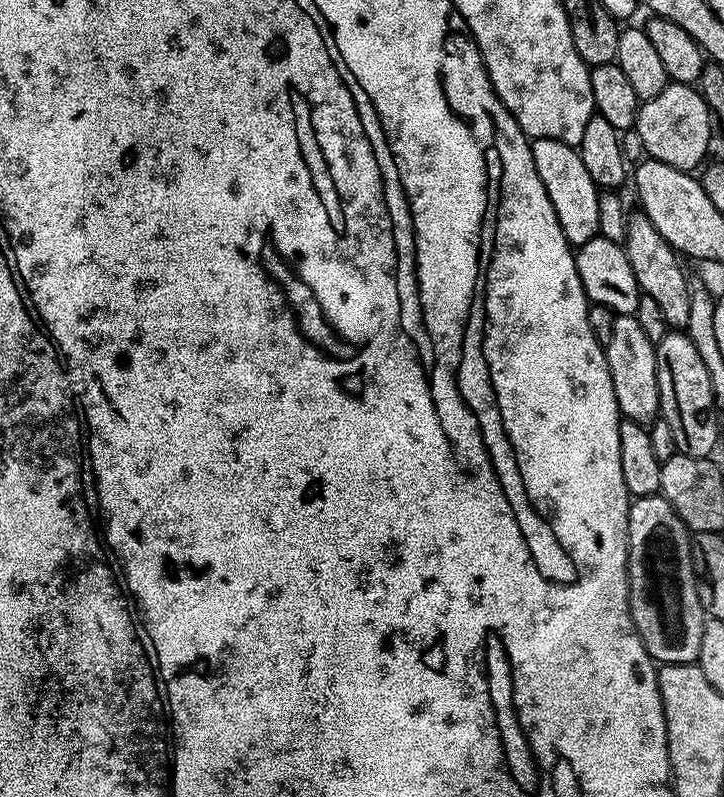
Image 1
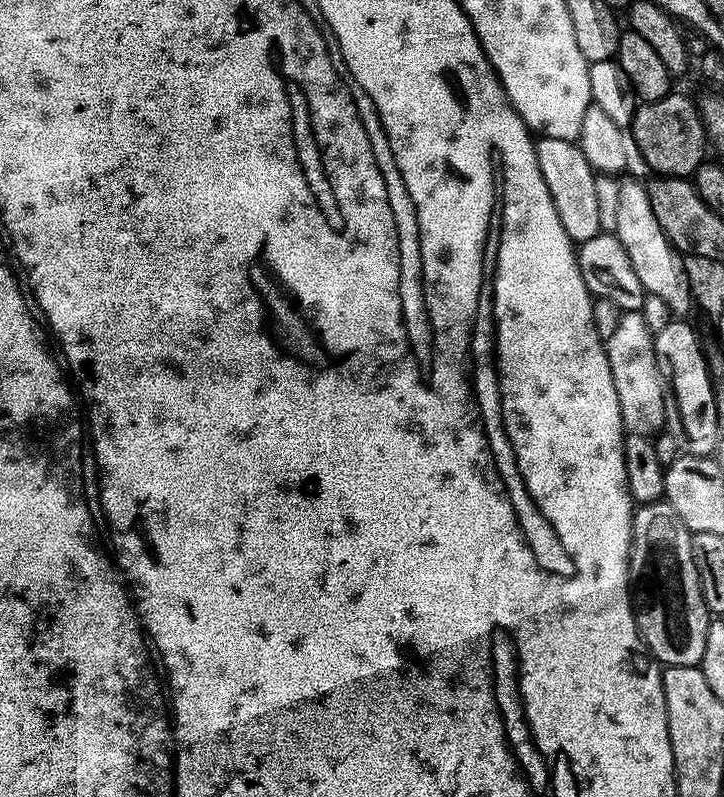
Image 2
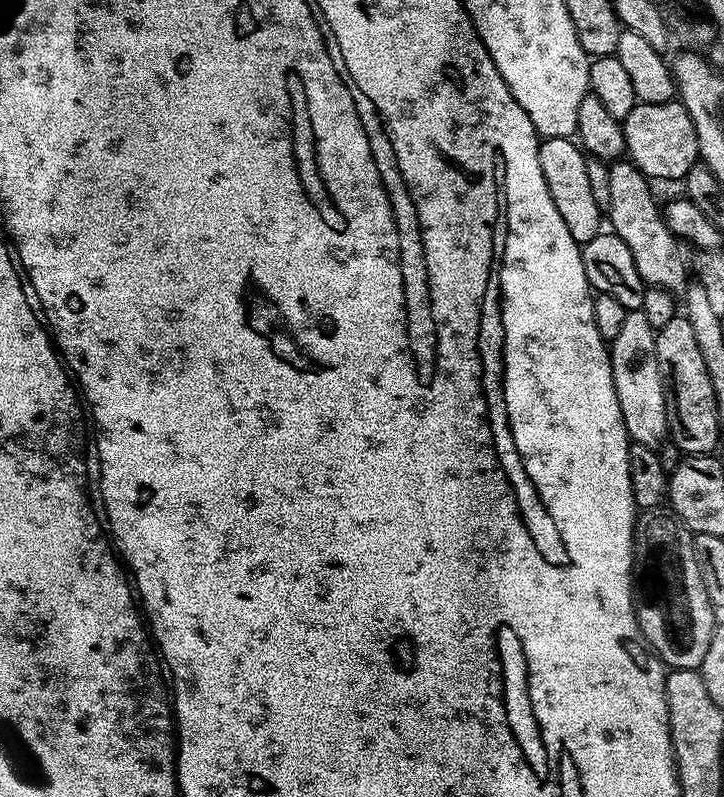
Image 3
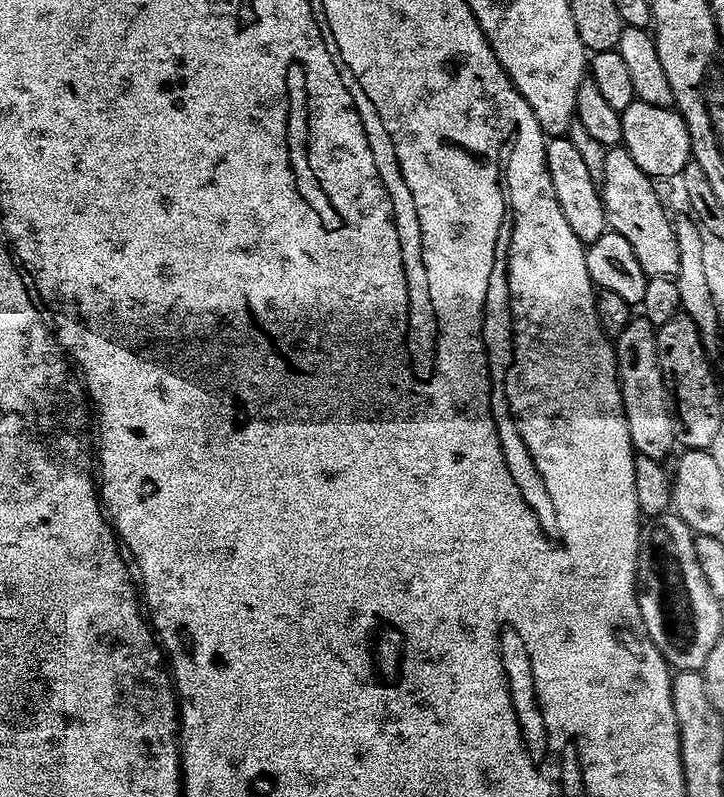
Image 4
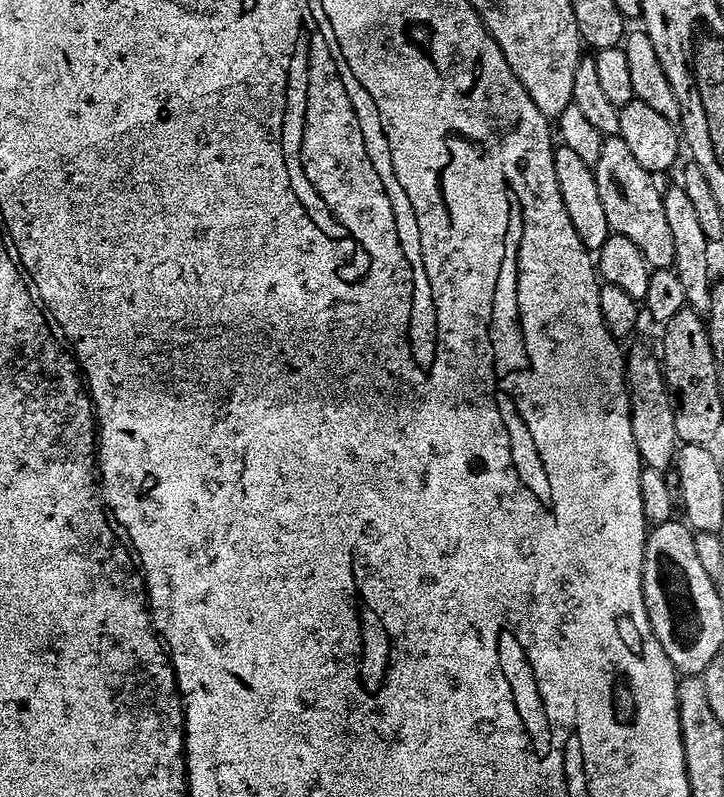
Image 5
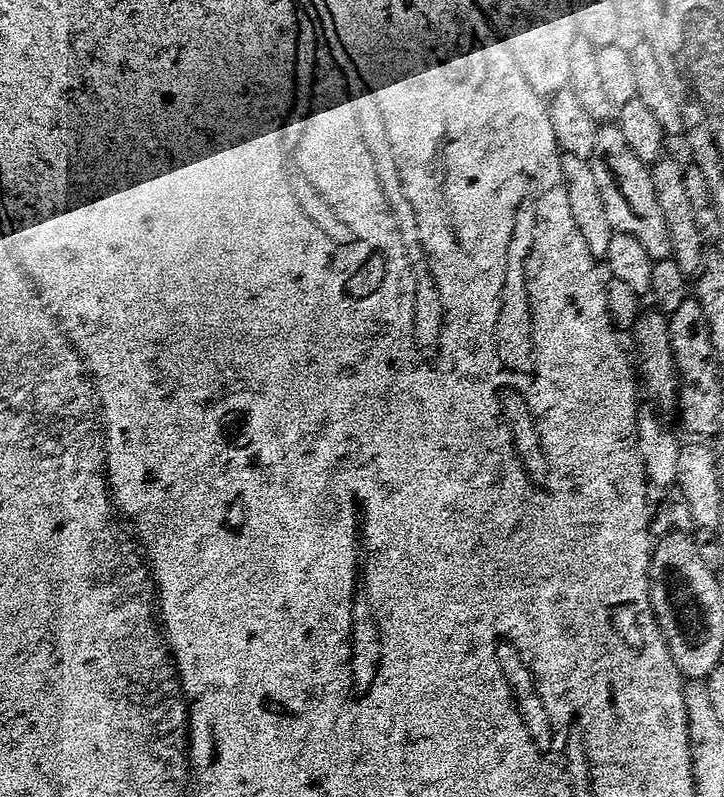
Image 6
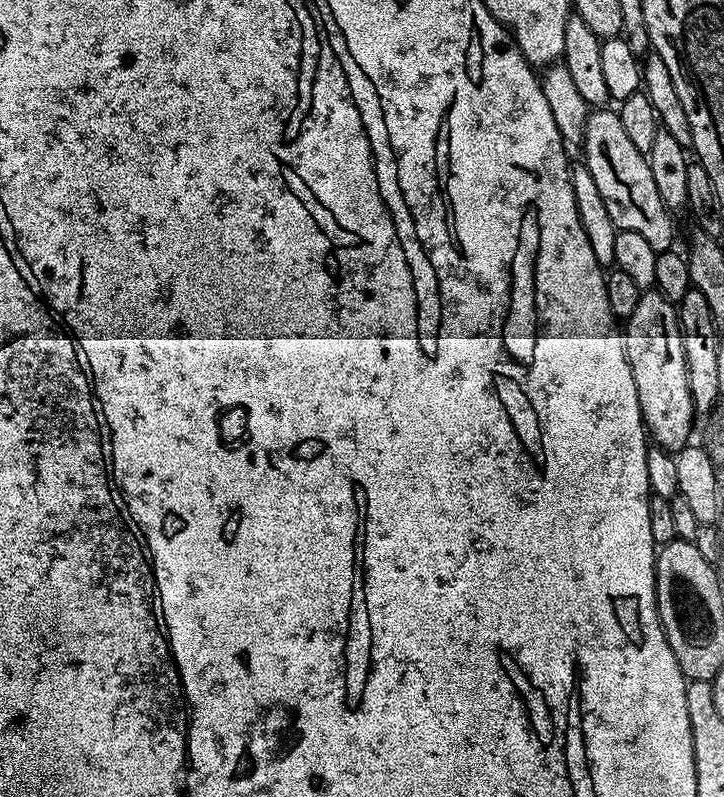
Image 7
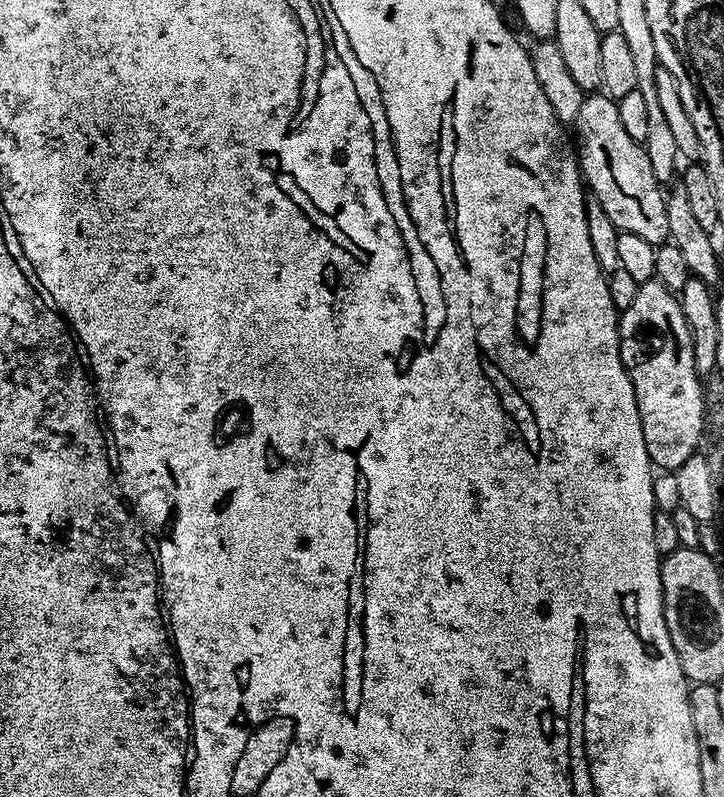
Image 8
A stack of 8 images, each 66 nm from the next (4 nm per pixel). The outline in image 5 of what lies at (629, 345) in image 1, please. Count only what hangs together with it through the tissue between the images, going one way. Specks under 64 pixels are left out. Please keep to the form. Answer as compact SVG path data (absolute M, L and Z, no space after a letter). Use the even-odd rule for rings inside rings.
M644 344L627 349L624 362L624 383L628 390L630 426L634 434L634 446L638 446L640 462L646 468L661 470L673 467L678 441L674 430L674 410L670 410L668 391L664 385L664 370L657 353Z

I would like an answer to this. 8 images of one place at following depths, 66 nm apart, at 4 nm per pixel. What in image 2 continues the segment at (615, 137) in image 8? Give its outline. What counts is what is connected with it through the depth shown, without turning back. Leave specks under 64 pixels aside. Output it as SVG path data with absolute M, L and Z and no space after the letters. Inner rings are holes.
M621 179L619 183L618 222L614 235L622 242L626 258L630 258L630 266L634 266L634 274L638 274L638 282L642 282L645 293L662 298L673 317L687 317L687 312L694 308L694 297L684 265L685 257L659 225L651 209L647 187L636 180Z

